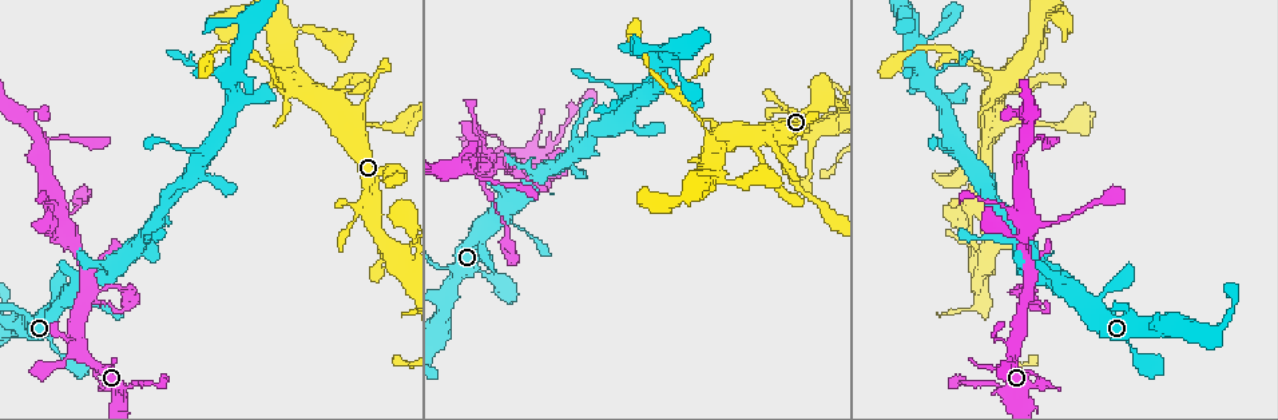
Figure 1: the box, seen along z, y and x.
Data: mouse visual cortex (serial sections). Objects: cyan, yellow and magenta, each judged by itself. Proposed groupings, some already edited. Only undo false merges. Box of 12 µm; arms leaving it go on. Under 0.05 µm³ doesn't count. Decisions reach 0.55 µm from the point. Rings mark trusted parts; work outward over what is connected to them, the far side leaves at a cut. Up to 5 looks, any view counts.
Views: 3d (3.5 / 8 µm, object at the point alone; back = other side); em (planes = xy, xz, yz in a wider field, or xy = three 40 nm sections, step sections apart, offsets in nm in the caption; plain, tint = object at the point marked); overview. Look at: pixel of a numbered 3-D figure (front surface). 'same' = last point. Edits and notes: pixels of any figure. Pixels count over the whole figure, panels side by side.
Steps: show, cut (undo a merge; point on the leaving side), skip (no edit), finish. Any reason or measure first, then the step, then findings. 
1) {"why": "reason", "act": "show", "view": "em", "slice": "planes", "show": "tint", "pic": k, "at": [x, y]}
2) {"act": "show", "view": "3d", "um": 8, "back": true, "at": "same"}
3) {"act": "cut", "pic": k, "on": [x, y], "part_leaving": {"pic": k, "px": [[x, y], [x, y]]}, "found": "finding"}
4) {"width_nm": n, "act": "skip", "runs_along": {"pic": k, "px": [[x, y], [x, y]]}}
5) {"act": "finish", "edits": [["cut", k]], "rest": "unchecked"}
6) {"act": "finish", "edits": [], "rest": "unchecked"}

{"why": "a narrow waist", "act": "show", "view": "3d", "um": 3.5, "pic": 1, "at": [1030, 250]}

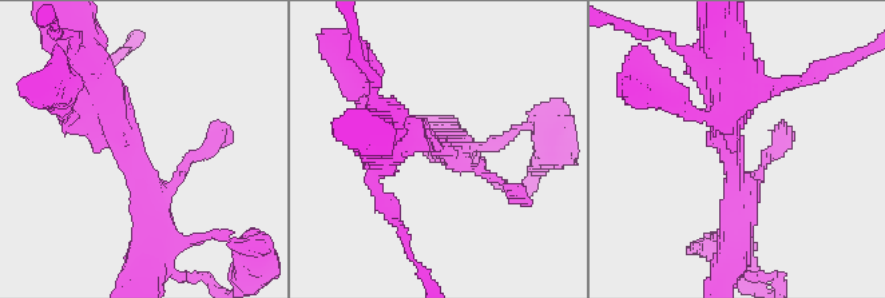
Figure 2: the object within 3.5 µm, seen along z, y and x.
{"act": "show", "view": "em", "slice": "xy", "step": 2, "show": "tint", "pic": 2, "at": [133, 154]}

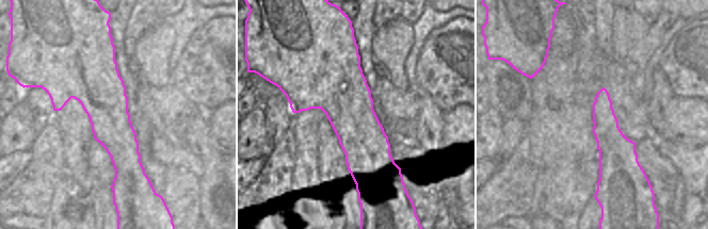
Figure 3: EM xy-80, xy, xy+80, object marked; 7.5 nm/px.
{"width_nm": 420, "act": "skip", "runs_along": {"pic": 3, "px": [[108, 47], [108, 114], [127, 185]]}, "found": "continuous, no second cell"}

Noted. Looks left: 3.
{"why": "three arms meet", "act": "show", "view": "3d", "um": 8, "pic": 1, "at": [712, 142]}

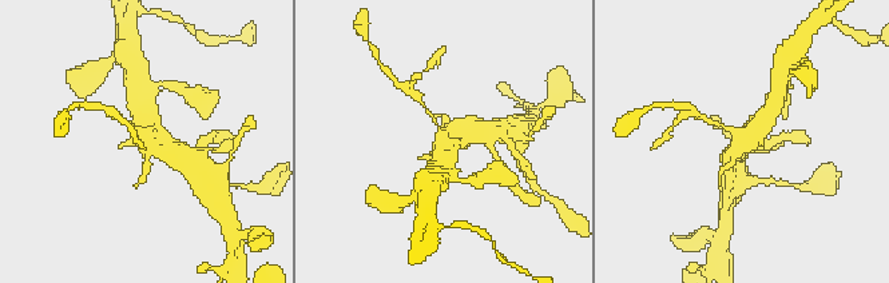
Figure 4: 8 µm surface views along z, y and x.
{"why": "closer look", "act": "show", "view": "3d", "um": 3.5, "pic": 4, "at": [745, 141]}

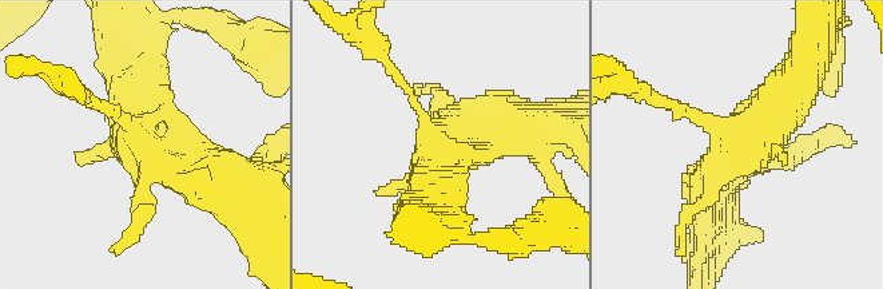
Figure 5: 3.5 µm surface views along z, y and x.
{"why": "shape alone is not enough", "act": "show", "view": "em", "slice": "xy", "step": 3, "show": "tint", "pic": 5, "at": [135, 146]}

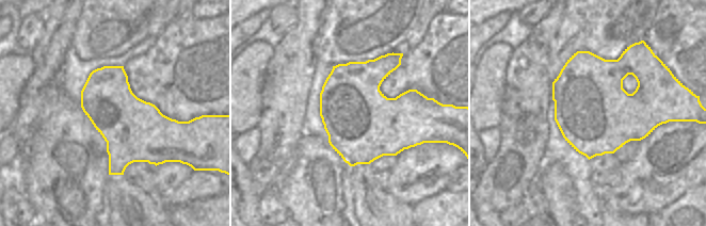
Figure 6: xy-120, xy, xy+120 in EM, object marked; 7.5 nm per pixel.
{"act": "cut", "pic": 5, "on": [667, 103], "found": "two cells meet here"}

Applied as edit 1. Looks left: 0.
{"act": "finish", "edits": [["cut", 5]], "rest": "unchecked"}

